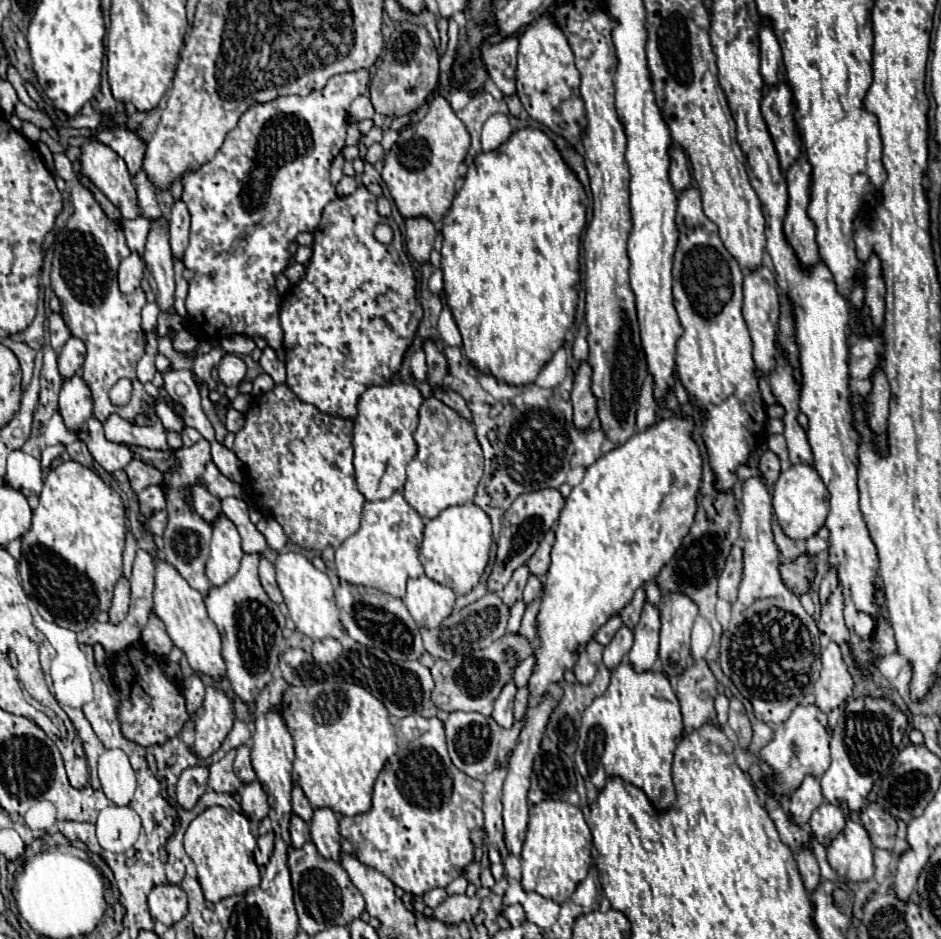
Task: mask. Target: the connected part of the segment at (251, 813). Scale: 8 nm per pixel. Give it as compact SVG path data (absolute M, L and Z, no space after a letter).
M258 781L254 783L246 783L240 791L240 805L246 817L250 817L252 821L260 821L268 815L268 801L266 801L266 793L262 793L262 785L258 785Z

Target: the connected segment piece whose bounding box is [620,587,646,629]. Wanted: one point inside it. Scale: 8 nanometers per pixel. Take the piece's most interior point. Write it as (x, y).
(630, 614)

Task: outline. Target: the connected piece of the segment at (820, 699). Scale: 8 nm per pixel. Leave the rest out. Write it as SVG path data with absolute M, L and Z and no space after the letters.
M830 643L822 651L820 661L822 669L814 685L814 695L816 695L816 705L824 713L830 713L834 707L840 707L852 695L854 681L842 659L842 651L836 643Z

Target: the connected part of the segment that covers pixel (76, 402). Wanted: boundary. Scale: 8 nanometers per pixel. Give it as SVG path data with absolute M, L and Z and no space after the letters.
M74 373L74 377L64 379L62 391L60 391L60 415L70 431L82 429L84 421L92 415L92 397L86 381L82 381L80 373Z

